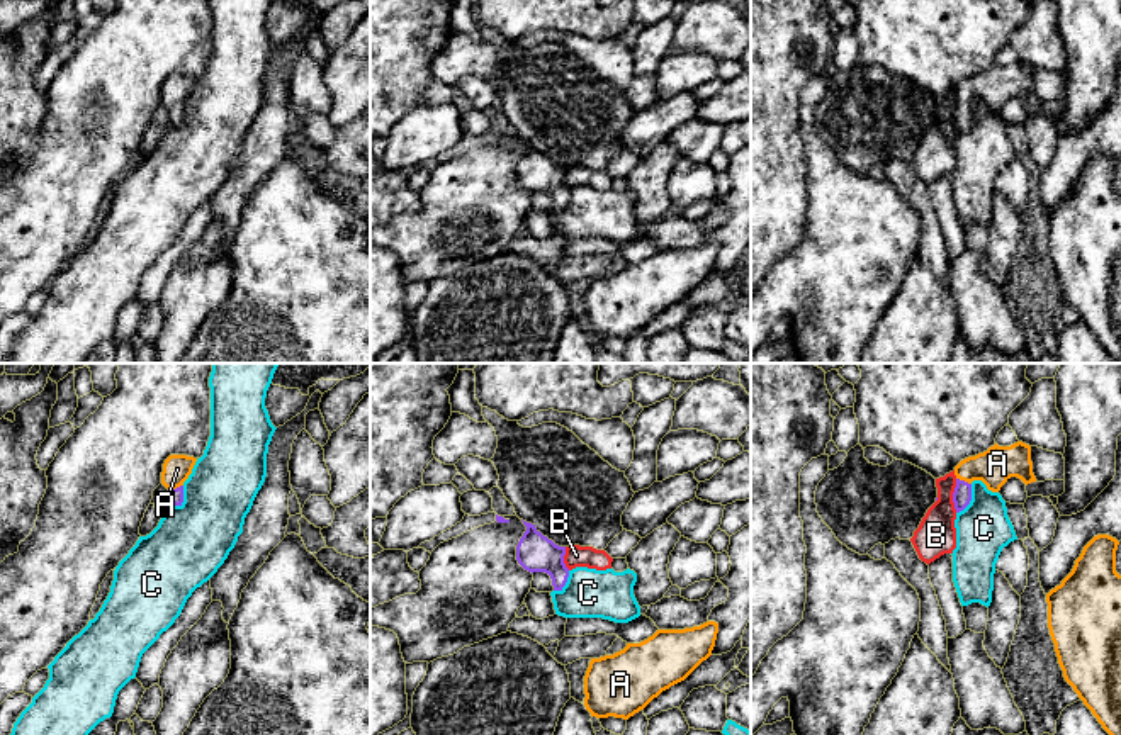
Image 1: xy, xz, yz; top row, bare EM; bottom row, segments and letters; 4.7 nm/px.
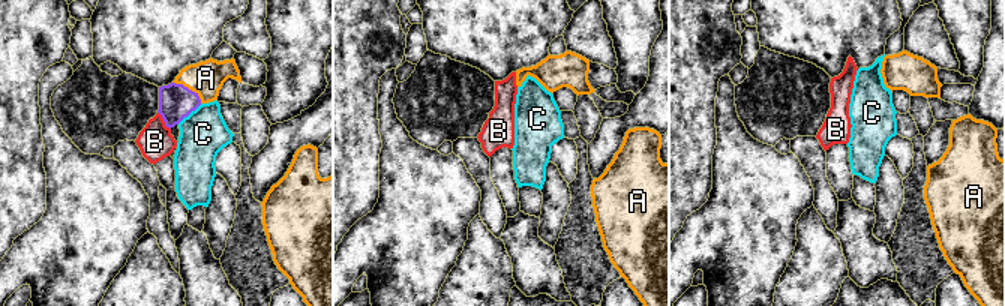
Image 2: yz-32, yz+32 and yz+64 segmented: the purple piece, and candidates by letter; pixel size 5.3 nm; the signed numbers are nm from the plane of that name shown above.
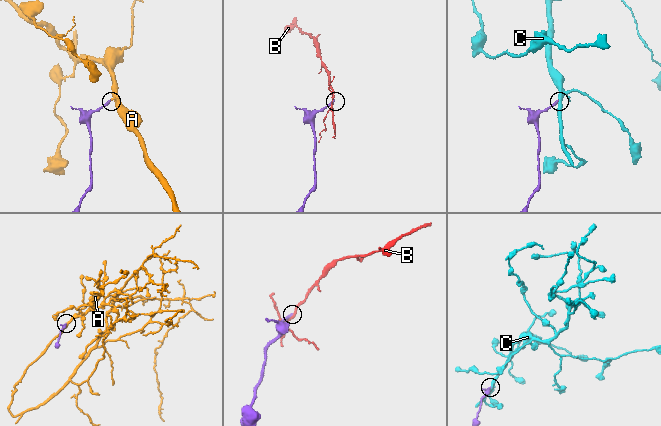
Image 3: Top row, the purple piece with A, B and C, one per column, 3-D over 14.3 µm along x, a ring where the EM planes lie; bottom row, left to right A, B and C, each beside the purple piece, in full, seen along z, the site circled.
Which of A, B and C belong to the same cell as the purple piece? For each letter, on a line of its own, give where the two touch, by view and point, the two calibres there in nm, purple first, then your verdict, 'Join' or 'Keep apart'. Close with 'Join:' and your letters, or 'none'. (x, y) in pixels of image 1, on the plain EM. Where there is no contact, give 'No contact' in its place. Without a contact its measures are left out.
A: Touches purple at xy (177, 107). Thickness 60 nm (purple) against 130 nm. Join
B: Touches purple at yz (953, 116). Thickness 90 nm (purple) against 190 nm. Keep apart
C: Touches purple at yz (970, 119). Thickness 90 nm (purple) against 260 nm. Keep apart
Join: A

